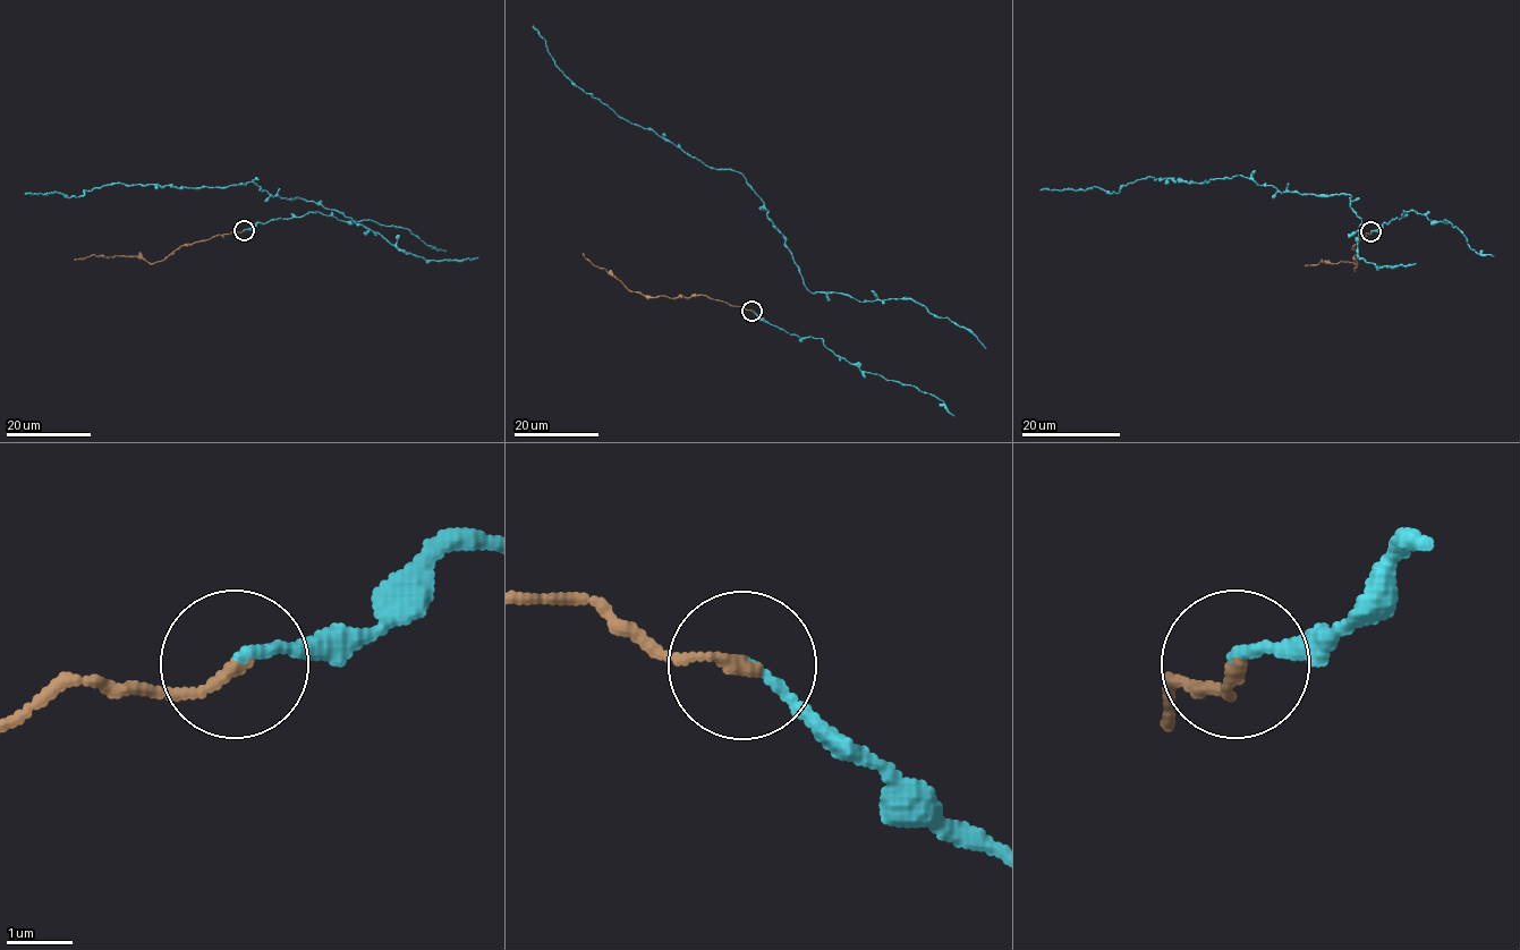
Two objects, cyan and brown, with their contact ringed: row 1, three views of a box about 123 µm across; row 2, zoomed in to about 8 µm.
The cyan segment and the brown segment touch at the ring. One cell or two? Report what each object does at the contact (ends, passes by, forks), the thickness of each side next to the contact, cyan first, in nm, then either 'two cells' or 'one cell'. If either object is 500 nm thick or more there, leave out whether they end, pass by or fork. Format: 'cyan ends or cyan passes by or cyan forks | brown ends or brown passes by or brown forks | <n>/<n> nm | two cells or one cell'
cyan ends | brown ends | 150/180 nm | one cell

